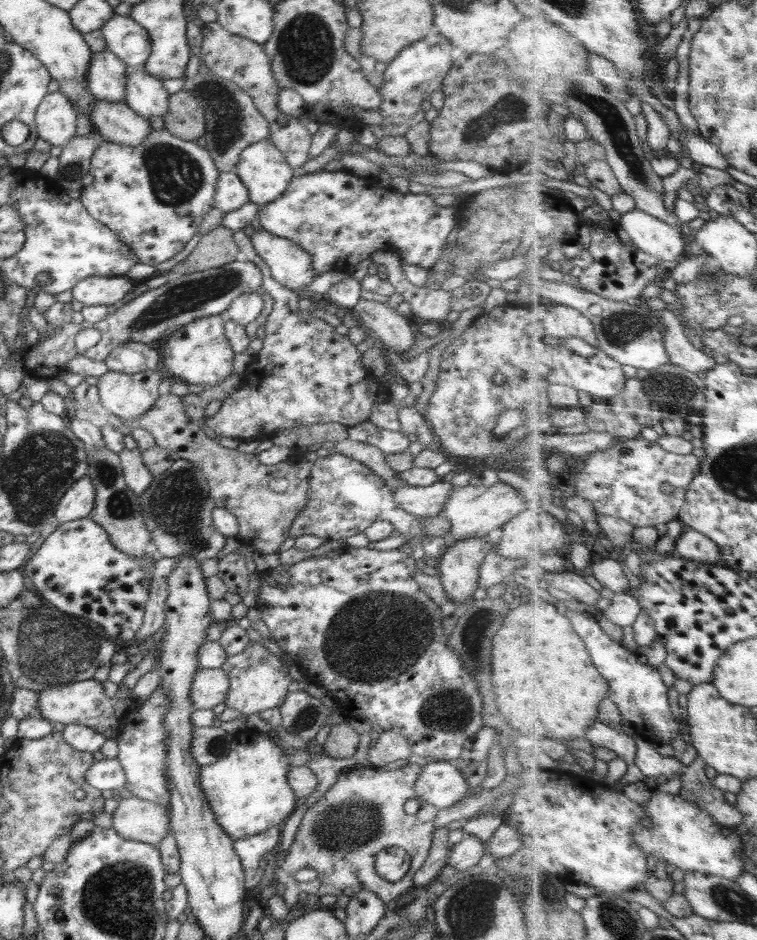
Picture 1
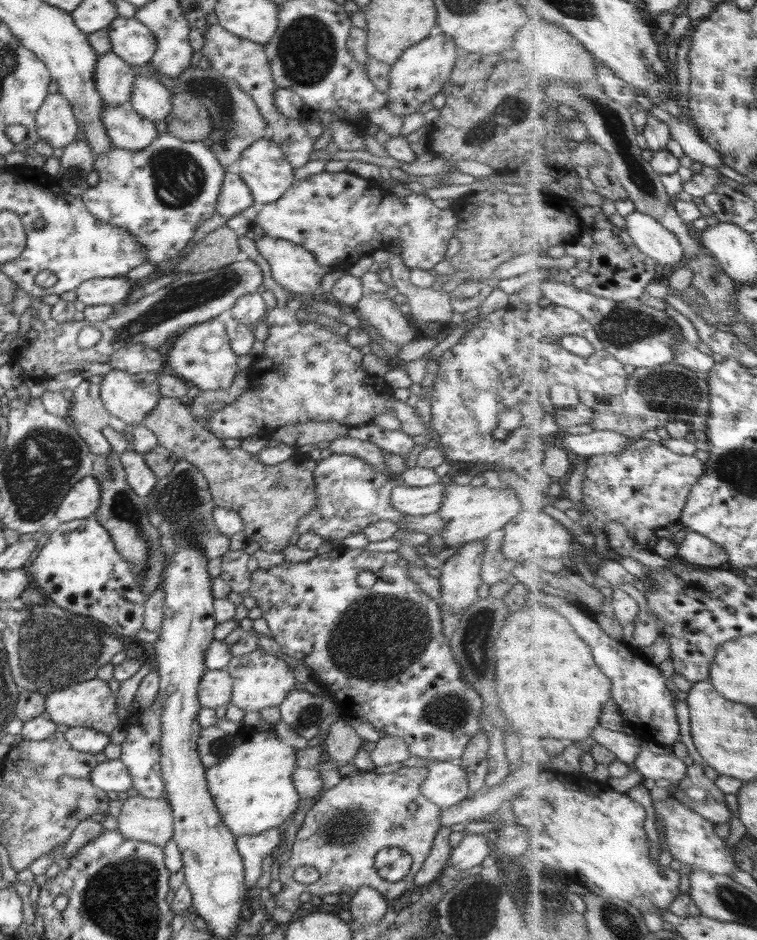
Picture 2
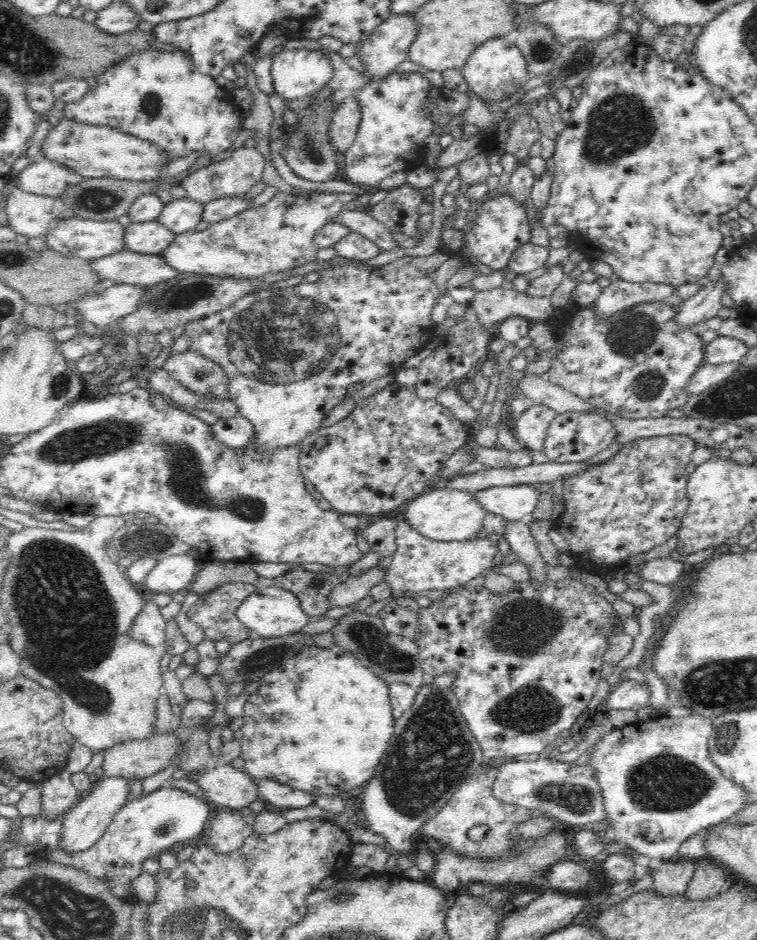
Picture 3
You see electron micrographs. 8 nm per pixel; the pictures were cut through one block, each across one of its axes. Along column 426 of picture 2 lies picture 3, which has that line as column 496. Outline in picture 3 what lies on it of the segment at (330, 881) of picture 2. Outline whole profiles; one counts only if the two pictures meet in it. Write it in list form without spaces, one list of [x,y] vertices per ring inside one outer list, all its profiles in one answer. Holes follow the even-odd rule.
[[[491,767],[482,775],[472,774],[468,777],[442,807],[442,810],[421,826],[419,837],[430,841],[442,841],[442,845],[446,845],[448,849],[472,858],[497,859],[500,857],[503,859],[511,855],[513,846],[517,845],[522,838],[521,834],[516,834],[516,825],[532,818],[532,809],[504,803],[494,796],[492,787],[497,774],[497,767]],[[479,824],[482,826],[486,824],[488,830],[482,840],[472,841],[468,832],[470,828]]]

